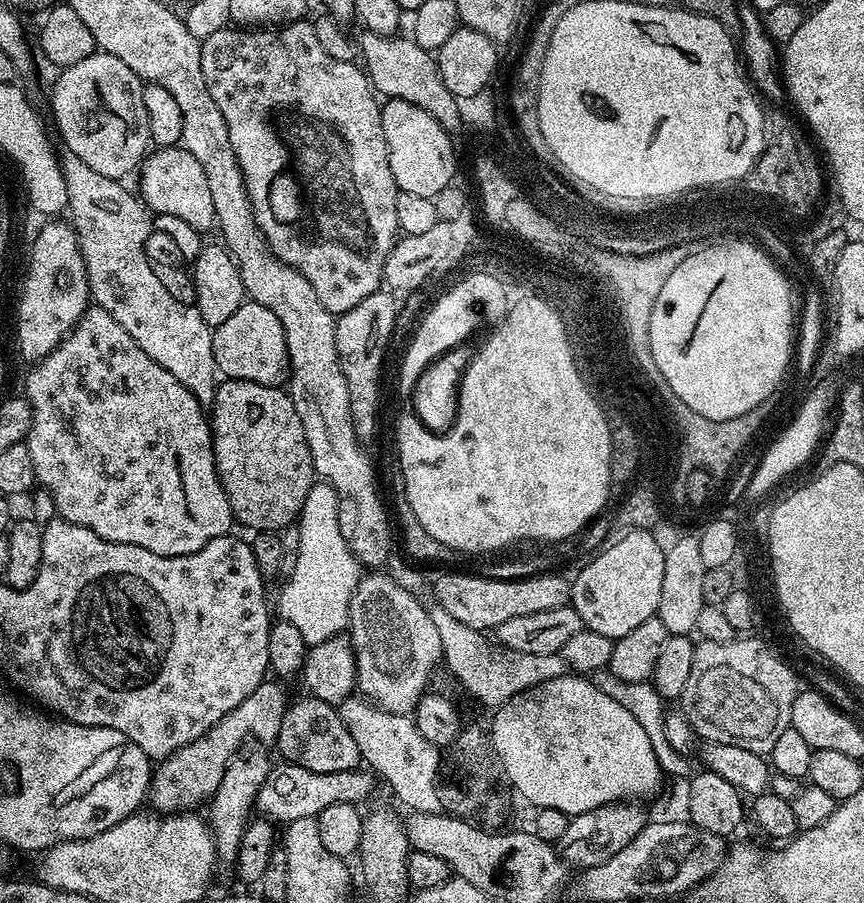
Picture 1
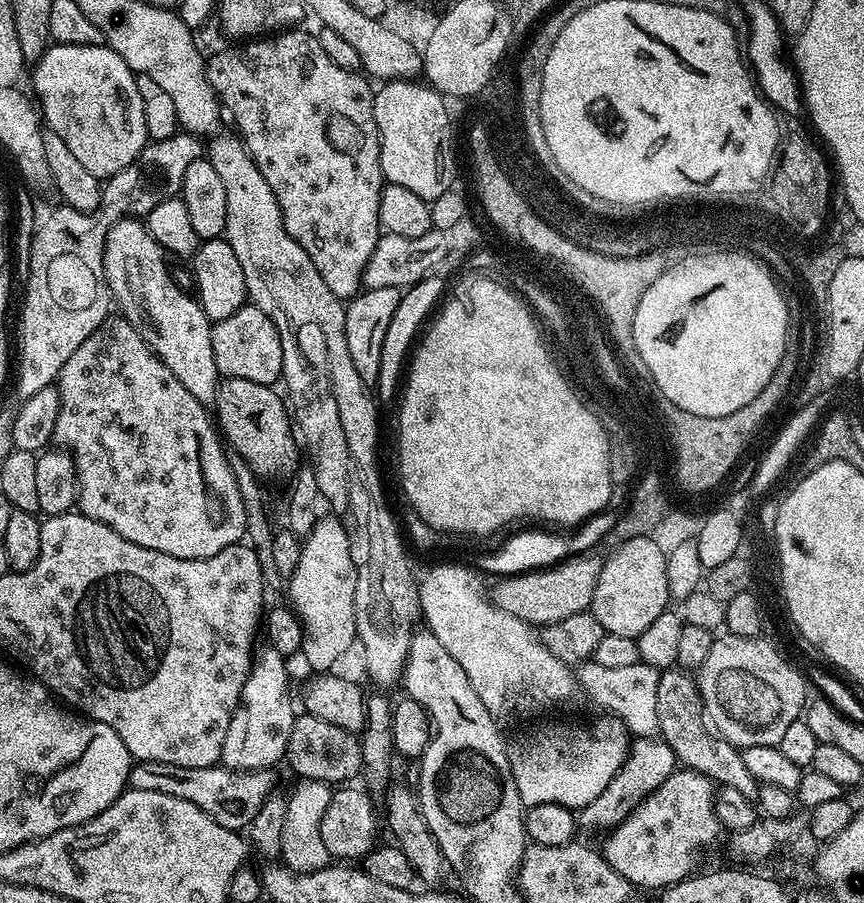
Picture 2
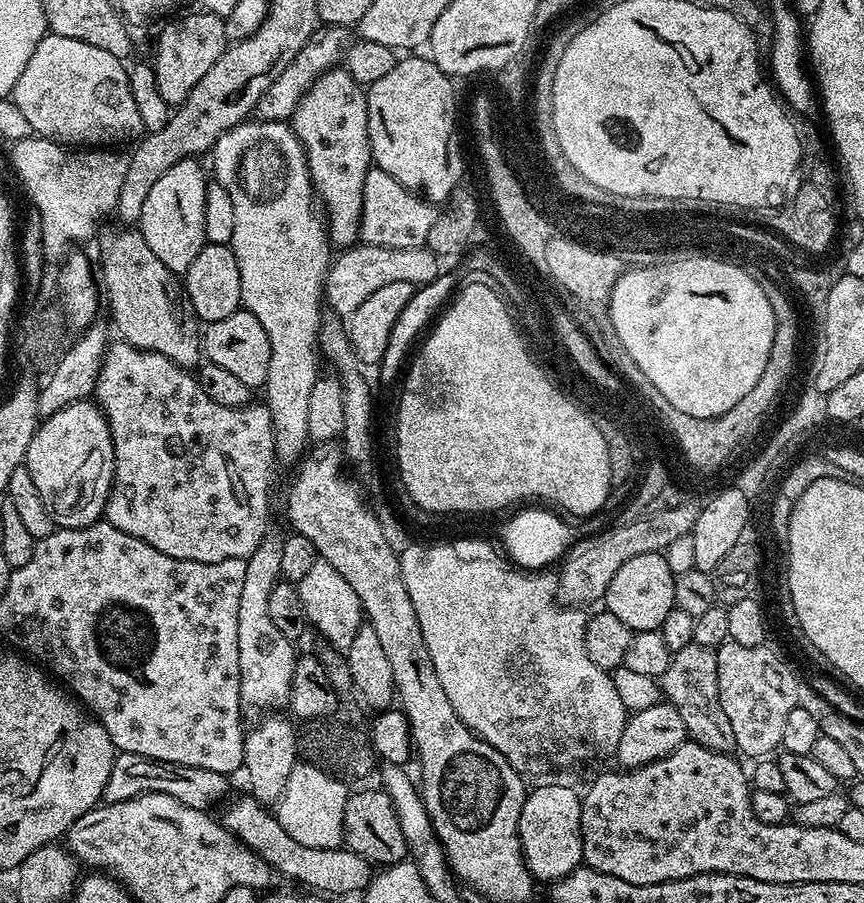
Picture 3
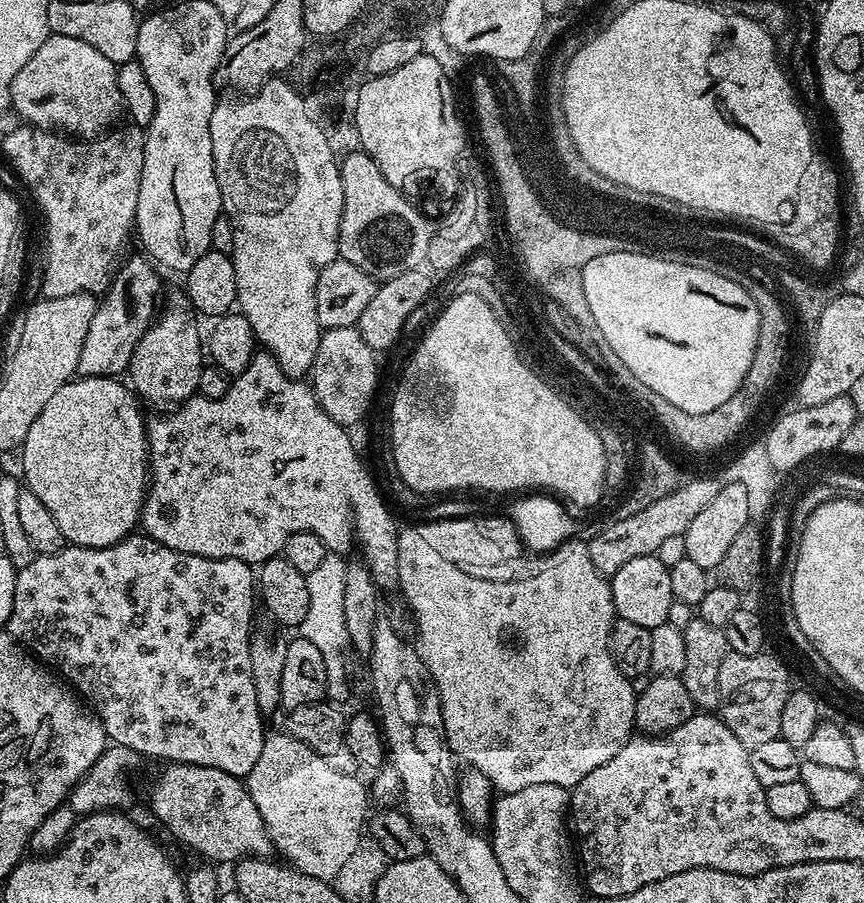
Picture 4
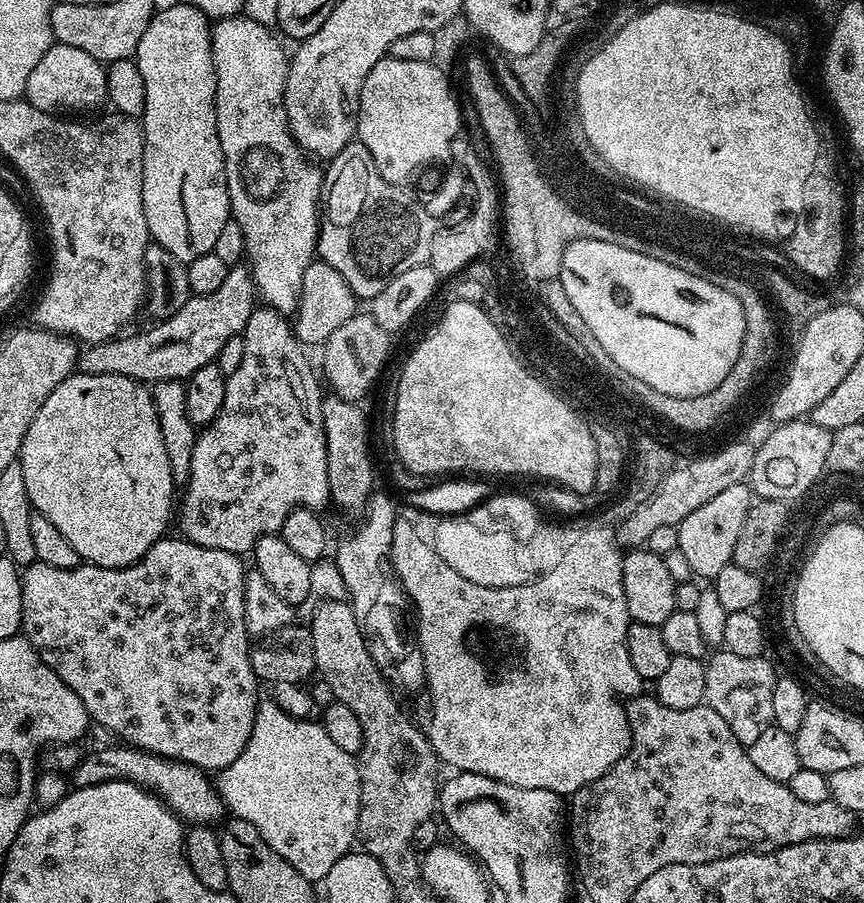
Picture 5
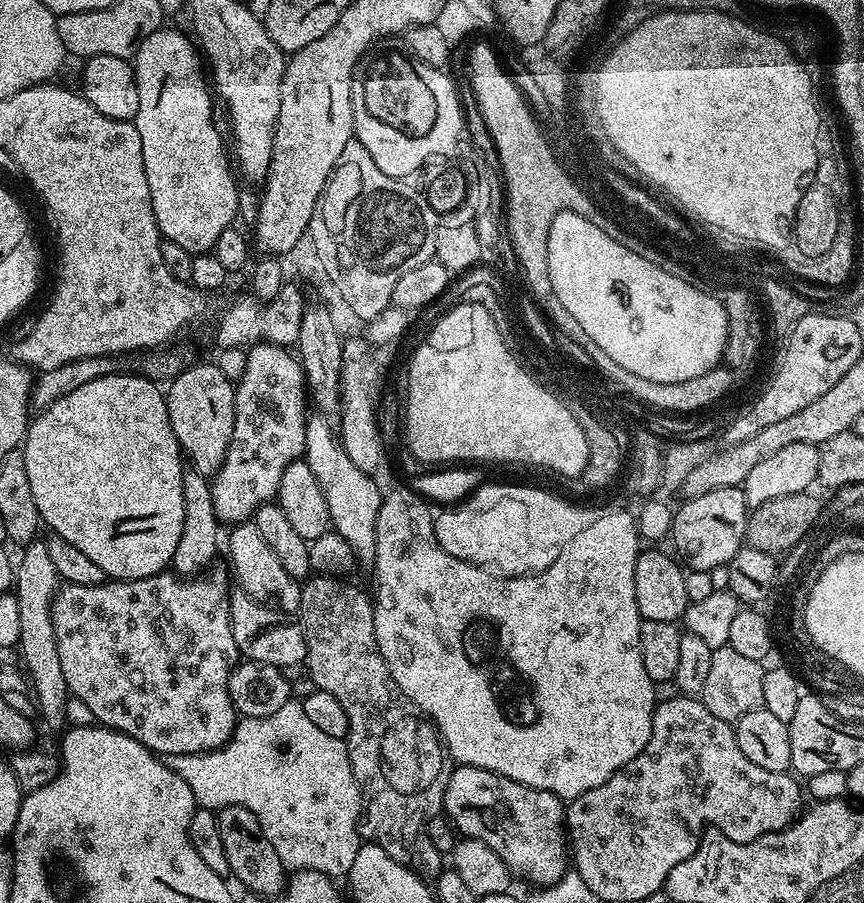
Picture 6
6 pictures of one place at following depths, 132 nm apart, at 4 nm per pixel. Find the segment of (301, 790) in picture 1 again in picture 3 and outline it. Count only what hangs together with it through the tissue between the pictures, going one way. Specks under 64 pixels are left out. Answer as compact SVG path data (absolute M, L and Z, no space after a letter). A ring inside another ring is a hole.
M117 751L114 758L114 766L110 770L110 778L106 778L106 790L102 797L103 803L113 804L114 802L126 802L130 798L136 798L149 792L150 794L170 794L170 798L178 798L191 808L211 809L211 804L216 804L228 792L228 776L218 774L214 770L202 770L198 766L182 766L174 762L162 762L151 760L142 754L130 754L129 752Z

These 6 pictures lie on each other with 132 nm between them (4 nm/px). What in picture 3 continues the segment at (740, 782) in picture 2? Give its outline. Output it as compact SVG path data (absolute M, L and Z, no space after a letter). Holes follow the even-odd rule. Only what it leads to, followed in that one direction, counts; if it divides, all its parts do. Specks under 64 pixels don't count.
M692 643L673 653L671 662L658 678L661 693L665 701L678 710L683 725L687 728L687 737L695 744L706 746L715 752L733 753L736 747L734 730L730 720L722 710L718 698L718 666L716 653L711 648Z

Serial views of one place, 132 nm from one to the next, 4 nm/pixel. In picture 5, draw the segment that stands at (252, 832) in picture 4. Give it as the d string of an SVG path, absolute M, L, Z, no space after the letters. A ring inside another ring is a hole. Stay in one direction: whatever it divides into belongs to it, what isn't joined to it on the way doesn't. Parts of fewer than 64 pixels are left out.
M108 744L94 750L96 751L89 755L83 755L81 761L73 768L70 774L73 787L85 788L87 785L98 785L112 780L134 781L141 788L156 793L185 823L210 826L216 824L216 821L219 823L225 815L223 800L213 781L206 778L207 773L203 769L178 760L169 760L164 756L155 756L131 745Z

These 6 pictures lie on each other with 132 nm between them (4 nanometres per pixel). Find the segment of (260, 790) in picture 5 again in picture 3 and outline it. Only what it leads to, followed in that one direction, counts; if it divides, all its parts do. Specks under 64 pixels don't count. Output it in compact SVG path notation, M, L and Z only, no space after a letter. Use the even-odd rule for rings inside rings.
M300 762L290 778L286 778L286 790L282 790L274 805L274 815L296 842L310 847L339 848L344 843L344 815L349 795L350 788L344 780L336 779L314 763Z

